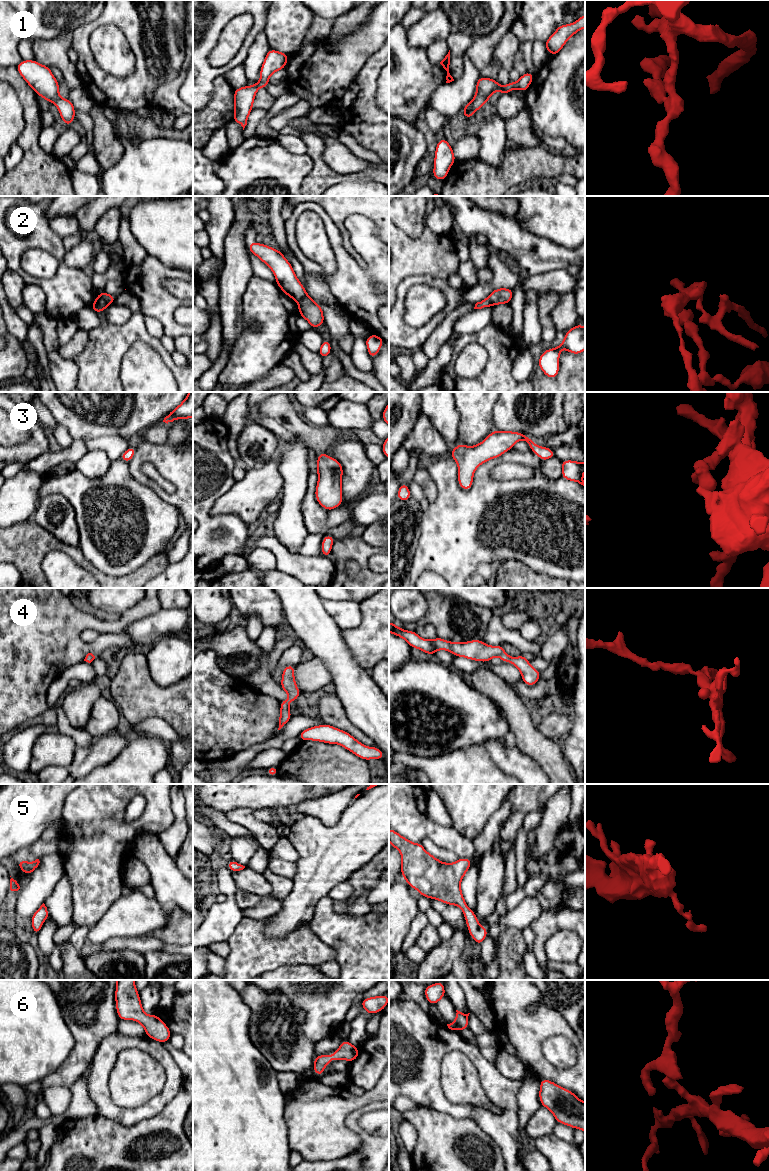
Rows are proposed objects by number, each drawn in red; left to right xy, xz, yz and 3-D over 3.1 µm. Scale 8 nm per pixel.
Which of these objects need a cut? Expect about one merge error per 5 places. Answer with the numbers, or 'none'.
2

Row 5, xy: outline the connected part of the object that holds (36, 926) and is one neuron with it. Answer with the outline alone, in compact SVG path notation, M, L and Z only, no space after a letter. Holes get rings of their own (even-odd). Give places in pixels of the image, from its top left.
M43 903L38 909L37 911L32 915L31 919L31 924L32 924L32 928L33 928L33 933L35 935L38 935L42 925L44 923L44 921L50 917L49 912L47 907L45 906L45 904Z

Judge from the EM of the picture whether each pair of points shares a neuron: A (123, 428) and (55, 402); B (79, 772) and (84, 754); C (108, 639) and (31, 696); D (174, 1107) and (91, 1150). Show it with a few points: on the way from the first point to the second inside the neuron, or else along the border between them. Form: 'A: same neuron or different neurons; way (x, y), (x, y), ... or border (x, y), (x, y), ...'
A: same neuron; way (106, 414), (94, 402), (72, 402)
B: same neuron; way (79, 768), (84, 762), (84, 758)
C: same neuron; way (86, 648), (65, 649), (40, 674)
D: same neuron; way (154, 1128), (135, 1135), (119, 1150), (112, 1150)

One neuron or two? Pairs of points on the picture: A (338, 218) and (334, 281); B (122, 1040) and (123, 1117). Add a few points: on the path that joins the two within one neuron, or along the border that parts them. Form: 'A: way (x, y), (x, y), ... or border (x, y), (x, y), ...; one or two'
A: border (322, 208), (342, 231); two
B: way (104, 1060), (101, 1066), (101, 1097), (103, 1099); one

